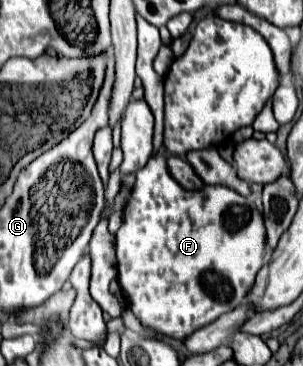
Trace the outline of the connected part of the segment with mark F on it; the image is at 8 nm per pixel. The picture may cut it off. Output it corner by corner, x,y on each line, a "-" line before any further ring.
161,147
149,161
145,167
141,167
135,173
137,181
135,187
131,191
131,197
125,205
123,211
123,225
115,235
115,247
117,247
117,271
119,271
119,285
121,285
121,293
127,301
127,307
133,311
133,315
139,319
139,323
147,329
153,329
155,333
163,335
163,337
171,337
171,339
179,339
183,341
189,333
213,323
219,315
239,307
245,301
247,291
251,289
257,271
263,265
263,255
265,255
265,225
263,225
263,217
259,215
259,211
255,209
255,203
247,197
241,197
239,193
235,193
229,187
223,185
205,185
201,191
185,191
181,189
181,185
177,185
177,181
171,177
169,169
167,169
167,149

